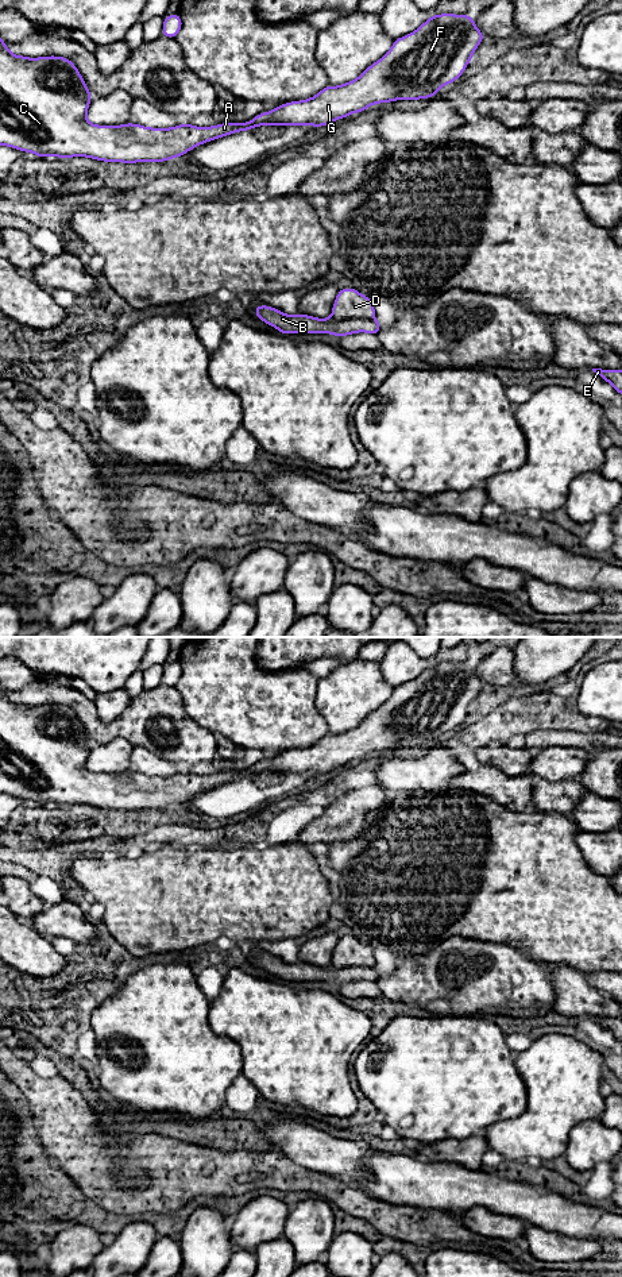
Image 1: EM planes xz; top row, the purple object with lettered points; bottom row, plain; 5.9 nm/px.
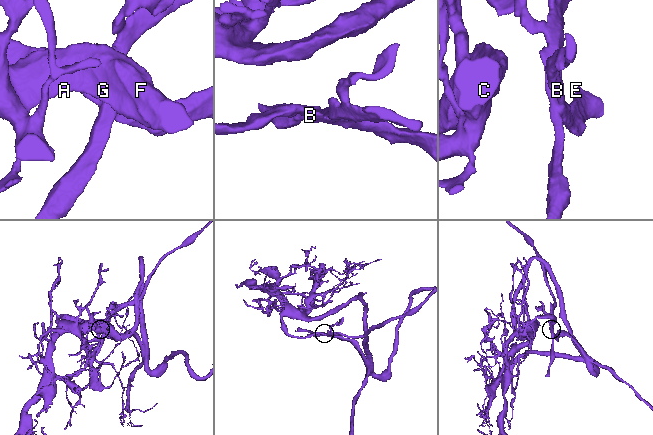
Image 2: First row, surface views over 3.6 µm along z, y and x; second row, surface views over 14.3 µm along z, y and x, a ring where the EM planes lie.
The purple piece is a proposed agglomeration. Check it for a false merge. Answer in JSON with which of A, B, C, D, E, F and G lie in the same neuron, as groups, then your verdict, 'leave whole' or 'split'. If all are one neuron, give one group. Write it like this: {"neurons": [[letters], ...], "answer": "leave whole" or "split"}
{"neurons": [["A", "B", "C", "E", "F", "G"], ["D"]], "answer": "split"}

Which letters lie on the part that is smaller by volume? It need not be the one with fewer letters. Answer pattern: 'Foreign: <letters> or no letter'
Foreign: D

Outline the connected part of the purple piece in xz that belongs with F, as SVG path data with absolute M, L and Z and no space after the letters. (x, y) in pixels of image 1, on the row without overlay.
M432 663L406 684L397 686L390 699L370 713L358 726L339 734L325 734L314 745L278 753L256 763L247 771L223 771L213 775L194 775L183 771L171 776L151 776L127 771L96 773L86 767L92 741L76 713L65 705L28 706L11 702L0 687L0 794L34 800L39 806L88 805L103 810L163 810L182 805L192 796L259 773L304 773L314 776L364 760L368 753L394 748L430 746L439 737L452 732L472 707L484 682L470 663Z

